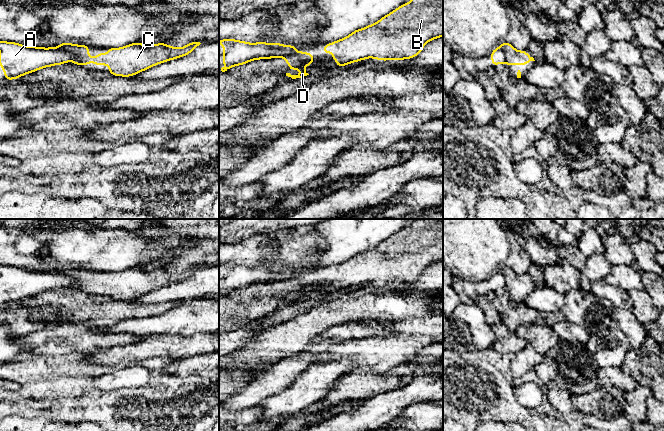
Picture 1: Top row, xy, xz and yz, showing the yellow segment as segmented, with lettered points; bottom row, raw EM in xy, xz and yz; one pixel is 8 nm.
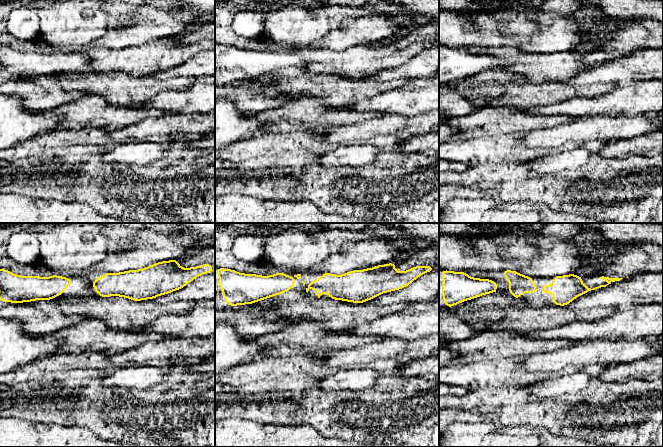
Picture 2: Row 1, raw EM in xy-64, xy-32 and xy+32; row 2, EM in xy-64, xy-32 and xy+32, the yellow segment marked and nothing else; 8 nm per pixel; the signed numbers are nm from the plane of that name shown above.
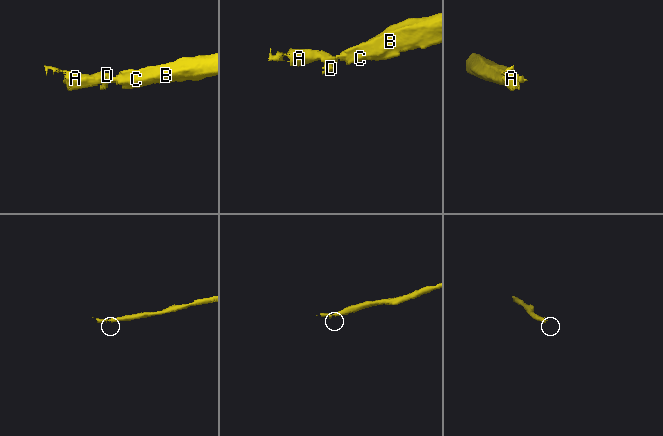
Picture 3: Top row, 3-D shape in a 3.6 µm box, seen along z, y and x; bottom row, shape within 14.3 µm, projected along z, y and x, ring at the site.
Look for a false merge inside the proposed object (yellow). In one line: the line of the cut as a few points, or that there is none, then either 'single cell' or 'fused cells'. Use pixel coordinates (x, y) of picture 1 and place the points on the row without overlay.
xy (58, 269), (68, 275), (74, 283) | fused cells

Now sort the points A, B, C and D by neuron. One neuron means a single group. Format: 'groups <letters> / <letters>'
groups A / B C D

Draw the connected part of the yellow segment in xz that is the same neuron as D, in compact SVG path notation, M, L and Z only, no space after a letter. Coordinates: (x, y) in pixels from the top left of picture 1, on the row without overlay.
M301 275L299 277L284 281L284 285L289 288L289 294L301 294L301 297L299 299L291 299L290 297L286 297L286 300L291 301L292 303L302 302L309 299L305 296L305 290L313 288L313 278Z

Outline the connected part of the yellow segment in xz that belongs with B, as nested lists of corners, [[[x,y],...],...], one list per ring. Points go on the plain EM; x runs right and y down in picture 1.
[[[415,219],[409,227],[382,241],[378,246],[357,253],[330,269],[325,267],[323,277],[332,277],[337,291],[367,282],[403,284],[416,281],[425,268],[443,260],[443,219]]]

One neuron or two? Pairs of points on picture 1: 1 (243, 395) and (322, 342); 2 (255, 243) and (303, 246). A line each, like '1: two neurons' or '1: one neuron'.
1: one neuron
2: one neuron

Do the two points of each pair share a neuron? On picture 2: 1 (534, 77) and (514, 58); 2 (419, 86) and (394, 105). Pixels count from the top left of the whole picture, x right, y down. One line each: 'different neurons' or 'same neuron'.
1: same neuron
2: same neuron

